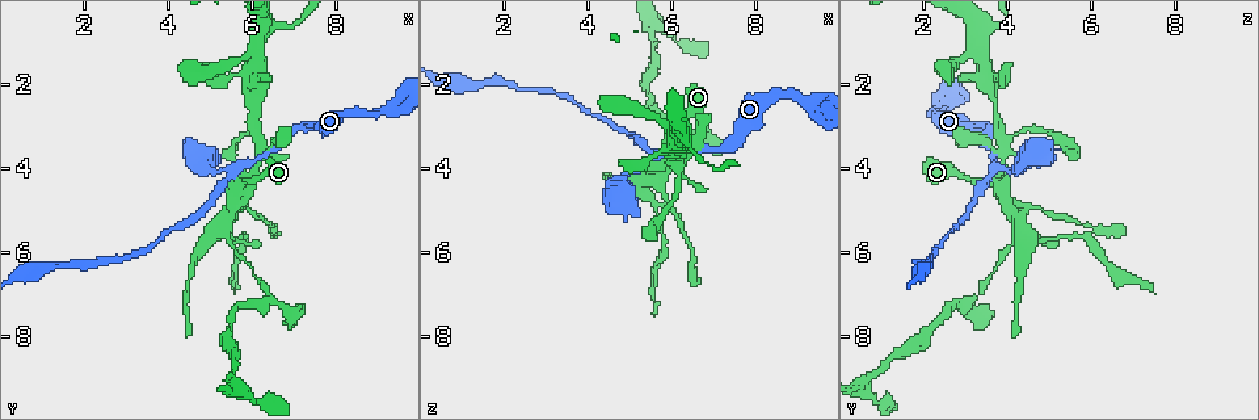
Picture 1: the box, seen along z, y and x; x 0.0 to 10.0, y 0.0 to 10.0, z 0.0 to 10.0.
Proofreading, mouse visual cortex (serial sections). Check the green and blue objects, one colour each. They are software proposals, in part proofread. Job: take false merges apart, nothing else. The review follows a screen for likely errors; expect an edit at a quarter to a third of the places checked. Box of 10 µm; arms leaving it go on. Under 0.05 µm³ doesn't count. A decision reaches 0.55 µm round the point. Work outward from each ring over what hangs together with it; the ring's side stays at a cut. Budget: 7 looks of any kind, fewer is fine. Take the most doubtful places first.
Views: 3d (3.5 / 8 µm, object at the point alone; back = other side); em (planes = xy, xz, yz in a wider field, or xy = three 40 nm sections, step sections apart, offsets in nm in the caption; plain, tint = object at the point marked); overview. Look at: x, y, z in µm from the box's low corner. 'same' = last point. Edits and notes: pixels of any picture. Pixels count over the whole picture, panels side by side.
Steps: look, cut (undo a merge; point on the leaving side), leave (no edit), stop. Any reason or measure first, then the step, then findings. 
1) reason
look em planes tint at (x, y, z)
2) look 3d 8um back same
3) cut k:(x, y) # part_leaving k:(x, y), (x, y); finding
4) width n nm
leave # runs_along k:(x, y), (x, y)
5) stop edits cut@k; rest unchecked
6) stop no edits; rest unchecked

look 3d 8um at (6.10, 3.65, 3.90)

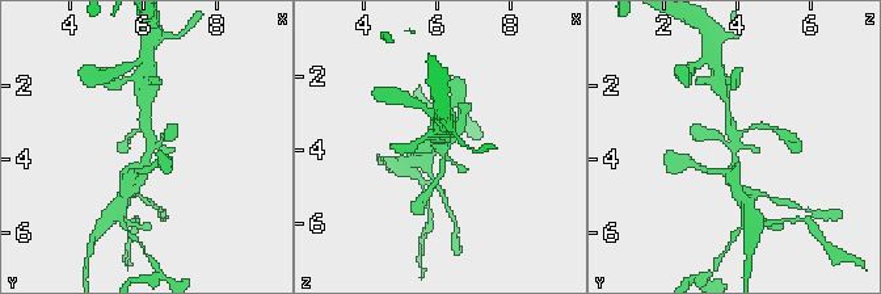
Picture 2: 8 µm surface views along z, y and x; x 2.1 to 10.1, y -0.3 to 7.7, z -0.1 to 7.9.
shape alone is not enough
look em xy step 3 tint same

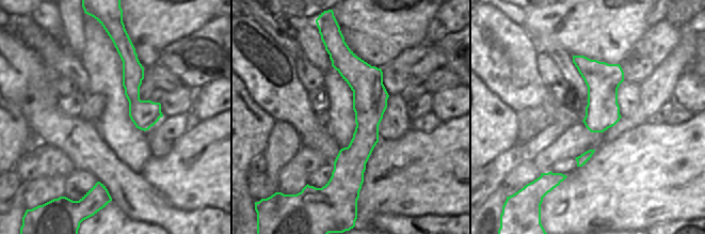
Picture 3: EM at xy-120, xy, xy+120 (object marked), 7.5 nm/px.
leave # runs_along 3:(330, 50), (365, 84), (357, 188); continuous, no second cell

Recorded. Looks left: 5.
looks like a crossing
look 3d 3.5um at (5.35, 5.45, 4.35)

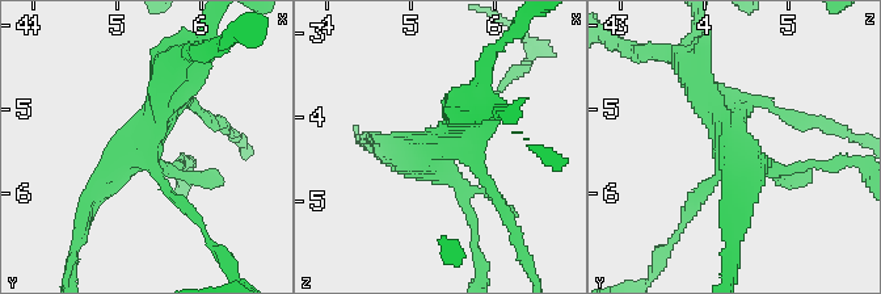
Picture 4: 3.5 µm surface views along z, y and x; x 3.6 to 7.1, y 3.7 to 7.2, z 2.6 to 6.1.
now the EM
look em xy step 5 tint at (5.40, 5.50, 4.30)

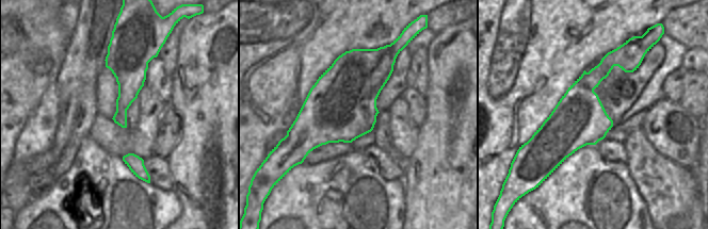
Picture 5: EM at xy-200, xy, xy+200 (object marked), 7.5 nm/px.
width 550 nm
cut 4:(829, 167) # part_leaving 4:(776, 171), (810, 163), (860, 163); a second cell is stuck on

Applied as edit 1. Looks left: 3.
see it whole again
look overview

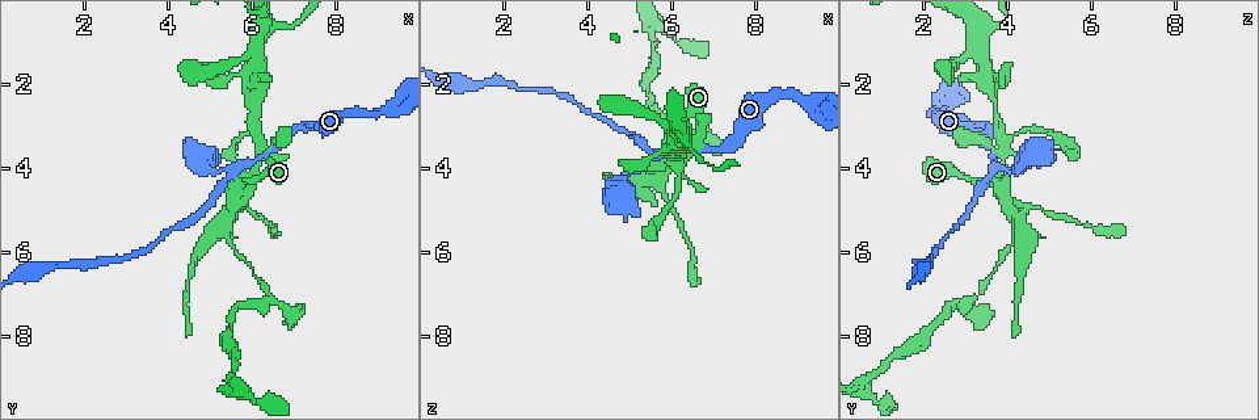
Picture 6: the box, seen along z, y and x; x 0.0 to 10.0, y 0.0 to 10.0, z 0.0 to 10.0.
abrupt turn
look 3d 3.5um back at (6.40, 7.20, 3.10)

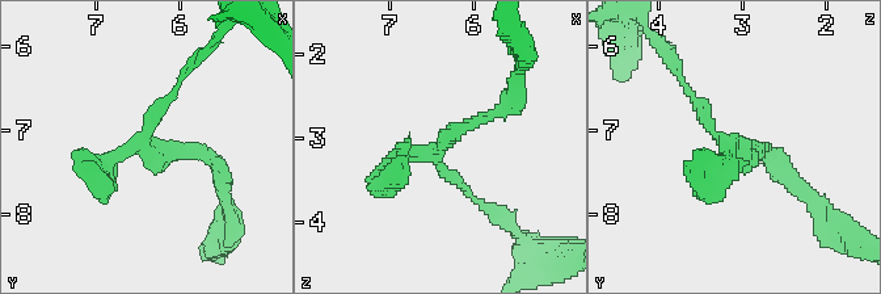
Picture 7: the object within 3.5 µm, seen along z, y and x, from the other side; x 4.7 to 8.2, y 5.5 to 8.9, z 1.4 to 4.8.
look em planes tint at (6.50, 7.20, 3.15)

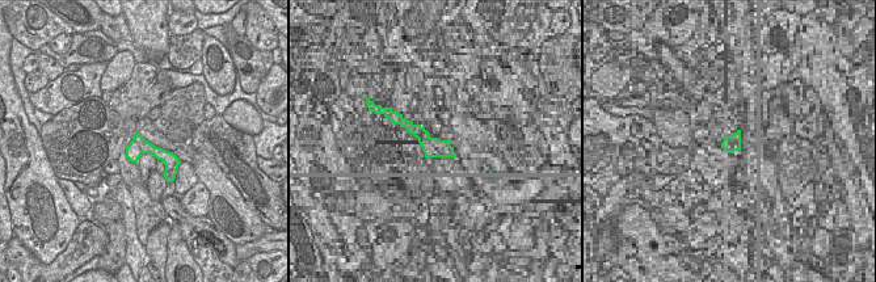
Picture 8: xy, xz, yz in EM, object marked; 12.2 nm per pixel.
arm_widths 100, 150, 250 nm
cut 7:(782, 158) # a second cell is stuck on

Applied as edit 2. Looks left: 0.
stop edits cut@4, cut@7; rest unchecked

